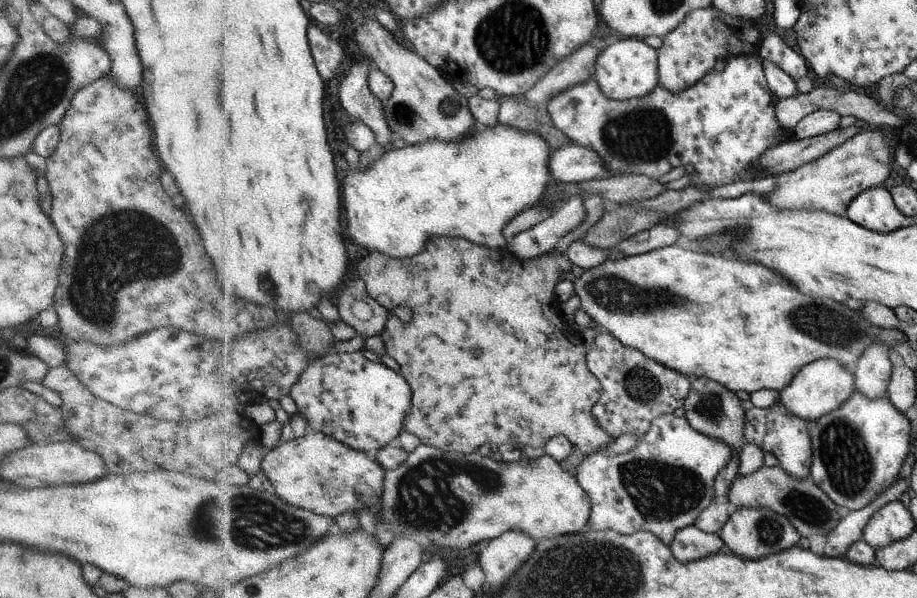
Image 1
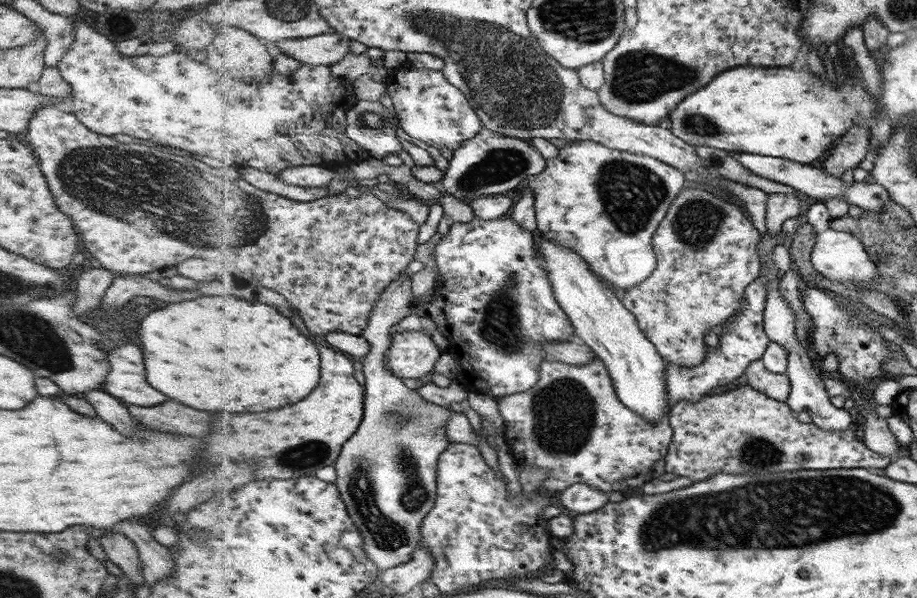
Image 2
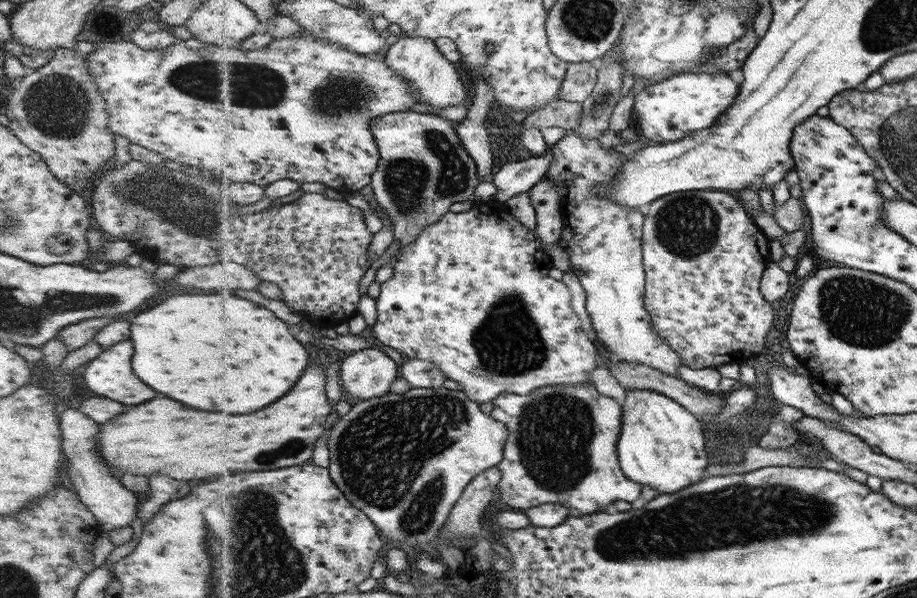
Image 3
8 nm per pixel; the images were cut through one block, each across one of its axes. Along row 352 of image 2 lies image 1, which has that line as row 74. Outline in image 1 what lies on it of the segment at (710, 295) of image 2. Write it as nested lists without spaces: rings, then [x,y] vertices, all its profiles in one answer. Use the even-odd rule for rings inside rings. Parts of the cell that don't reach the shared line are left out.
[[[714,6],[692,11],[674,31],[662,37],[663,44],[659,48],[659,85],[664,85],[673,93],[680,92],[703,79],[717,60],[754,54],[752,50],[758,49],[760,42],[758,27],[758,22],[724,14]]]

